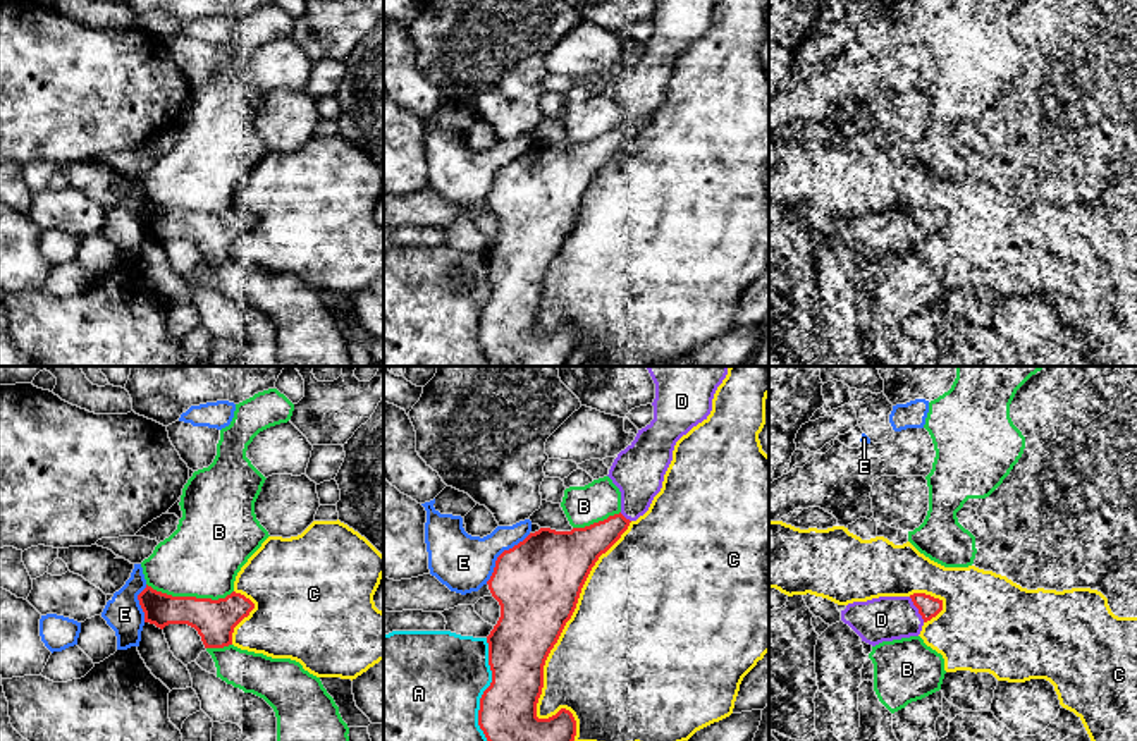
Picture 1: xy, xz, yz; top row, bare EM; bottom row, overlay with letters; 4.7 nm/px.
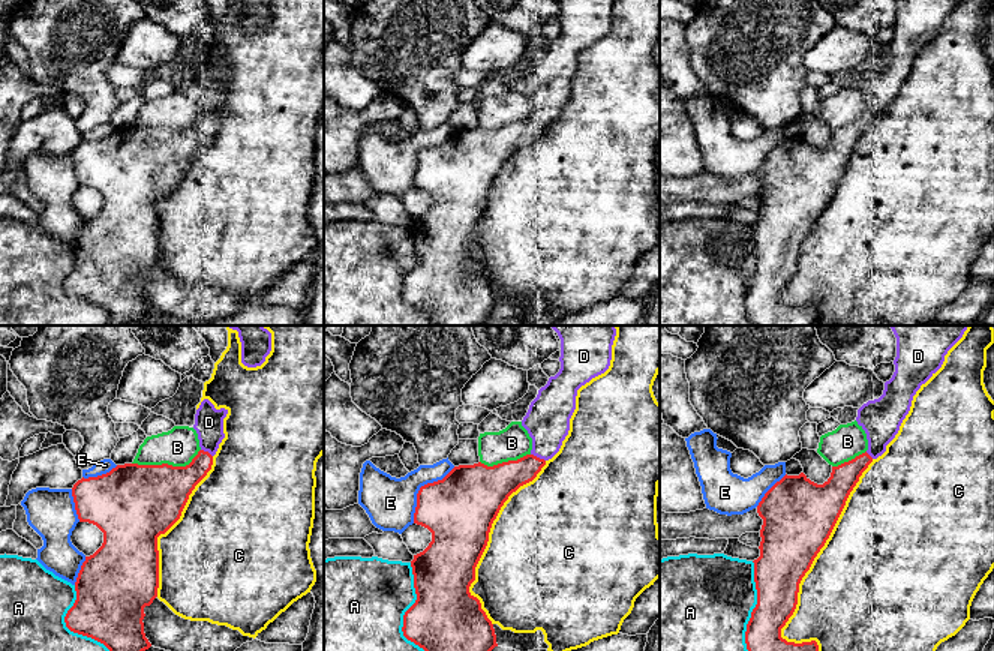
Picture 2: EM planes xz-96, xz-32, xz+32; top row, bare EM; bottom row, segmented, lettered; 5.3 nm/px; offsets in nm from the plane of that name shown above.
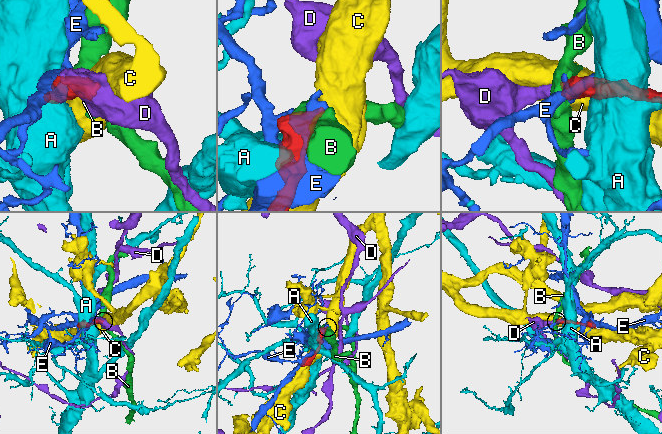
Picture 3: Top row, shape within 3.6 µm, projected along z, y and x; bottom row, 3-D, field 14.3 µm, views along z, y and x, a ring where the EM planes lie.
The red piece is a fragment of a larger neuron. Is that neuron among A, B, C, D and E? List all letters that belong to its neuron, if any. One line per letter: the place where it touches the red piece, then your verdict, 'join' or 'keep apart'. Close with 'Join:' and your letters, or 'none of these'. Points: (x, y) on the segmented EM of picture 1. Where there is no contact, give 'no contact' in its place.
A: xz (485, 690) | keep apart
B: xy (190, 597) | keep apart
C: xz (553, 647) | keep apart
D: yz (917, 607) | join
E: xz (501, 554) | keep apart
Join: D

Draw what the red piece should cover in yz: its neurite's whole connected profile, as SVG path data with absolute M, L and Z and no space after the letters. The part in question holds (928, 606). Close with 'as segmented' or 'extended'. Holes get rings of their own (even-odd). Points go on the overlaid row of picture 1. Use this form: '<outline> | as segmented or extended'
M925 593L910 597L879 597L867 602L848 603L841 610L841 621L848 624L862 641L876 646L919 636L922 626L943 610L943 600Z | extended

